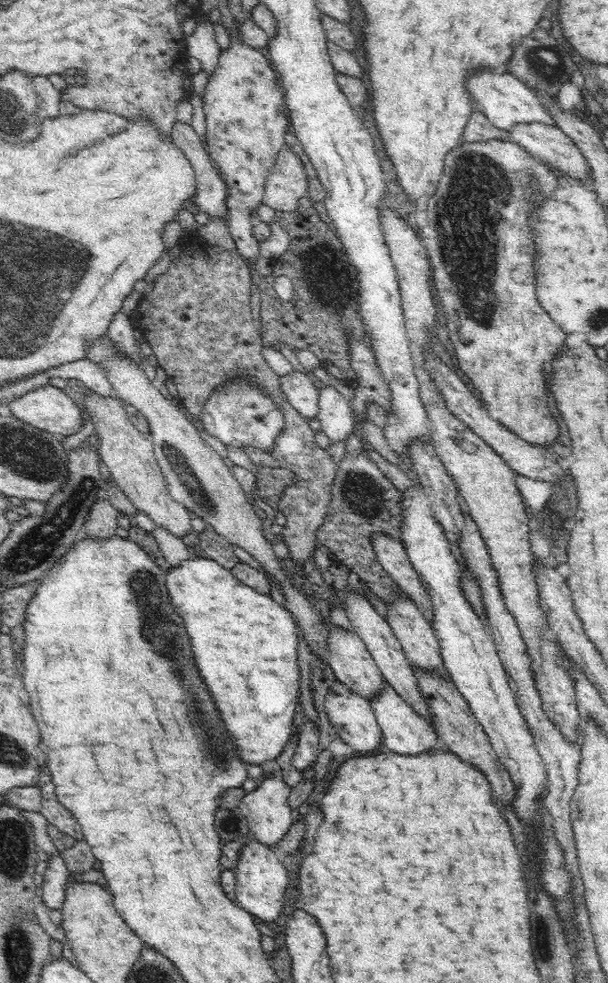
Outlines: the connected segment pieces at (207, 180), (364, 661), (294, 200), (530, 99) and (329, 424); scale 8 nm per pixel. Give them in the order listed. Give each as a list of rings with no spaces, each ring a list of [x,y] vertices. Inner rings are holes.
[[[177,121],[172,131],[173,143],[191,163],[197,181],[196,206],[211,218],[227,219],[227,185],[221,180],[205,150],[204,141],[192,125]]]
[[[335,626],[328,642],[329,665],[339,682],[367,700],[381,692],[385,678],[354,630]]]
[[[286,145],[267,176],[263,204],[275,211],[294,213],[299,207],[299,200],[308,197],[306,178],[300,158]]]
[[[482,72],[480,76],[470,80],[470,95],[472,102],[476,102],[476,108],[483,112],[488,120],[496,127],[504,129],[507,132],[516,123],[546,123],[546,125],[556,126],[554,117],[548,112],[546,106],[538,100],[537,94],[514,75],[510,73],[500,72]]]
[[[326,385],[319,389],[319,414],[316,418],[330,440],[340,442],[352,432],[354,426],[351,401],[334,387]]]

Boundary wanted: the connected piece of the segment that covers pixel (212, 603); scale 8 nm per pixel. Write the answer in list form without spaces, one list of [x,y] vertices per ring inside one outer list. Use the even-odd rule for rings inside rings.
[[[208,557],[183,560],[180,566],[168,572],[166,586],[174,610],[184,618],[196,666],[218,706],[228,734],[236,744],[238,757],[248,765],[267,768],[275,764],[293,734],[291,728],[296,704],[301,696],[301,675],[298,674],[296,660],[299,638],[296,636],[297,624],[294,624],[290,612],[280,608],[272,598],[238,582],[230,570]]]

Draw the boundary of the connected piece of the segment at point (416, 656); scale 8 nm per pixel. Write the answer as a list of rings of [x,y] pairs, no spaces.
[[[406,594],[406,596],[394,598],[394,602],[387,603],[386,610],[388,612],[387,620],[391,630],[399,640],[402,651],[409,663],[420,671],[436,672],[442,676],[446,676],[447,670],[443,665],[439,640],[437,639],[434,628],[431,622],[426,621],[426,618],[420,614],[409,595]]]

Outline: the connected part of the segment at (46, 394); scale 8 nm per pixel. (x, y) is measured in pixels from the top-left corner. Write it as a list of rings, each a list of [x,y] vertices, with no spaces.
[[[51,384],[42,385],[22,396],[12,398],[7,406],[10,414],[18,420],[52,434],[57,433],[64,438],[76,434],[82,427],[82,406],[68,397],[65,390],[60,390]]]

